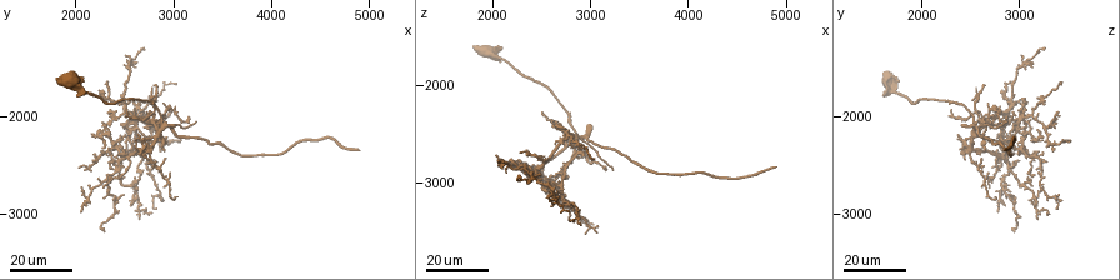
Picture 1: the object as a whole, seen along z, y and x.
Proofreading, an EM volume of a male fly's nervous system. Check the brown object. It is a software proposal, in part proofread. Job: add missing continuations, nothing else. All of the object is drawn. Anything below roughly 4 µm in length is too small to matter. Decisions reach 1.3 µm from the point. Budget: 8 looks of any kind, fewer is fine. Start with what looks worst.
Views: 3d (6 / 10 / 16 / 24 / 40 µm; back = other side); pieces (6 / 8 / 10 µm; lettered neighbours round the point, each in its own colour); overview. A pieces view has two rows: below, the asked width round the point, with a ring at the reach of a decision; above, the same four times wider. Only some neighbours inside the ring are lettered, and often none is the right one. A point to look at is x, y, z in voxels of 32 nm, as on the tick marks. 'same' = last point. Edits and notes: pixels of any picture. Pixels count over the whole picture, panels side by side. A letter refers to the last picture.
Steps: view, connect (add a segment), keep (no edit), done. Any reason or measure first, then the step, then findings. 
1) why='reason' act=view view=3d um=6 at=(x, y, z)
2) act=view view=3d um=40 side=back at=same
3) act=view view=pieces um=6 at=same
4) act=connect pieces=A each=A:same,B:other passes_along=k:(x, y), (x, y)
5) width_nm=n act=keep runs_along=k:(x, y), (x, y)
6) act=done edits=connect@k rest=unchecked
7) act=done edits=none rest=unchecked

why='end of a long branch' act=view view=3d um=16 at=(4900, 2360, 2820)

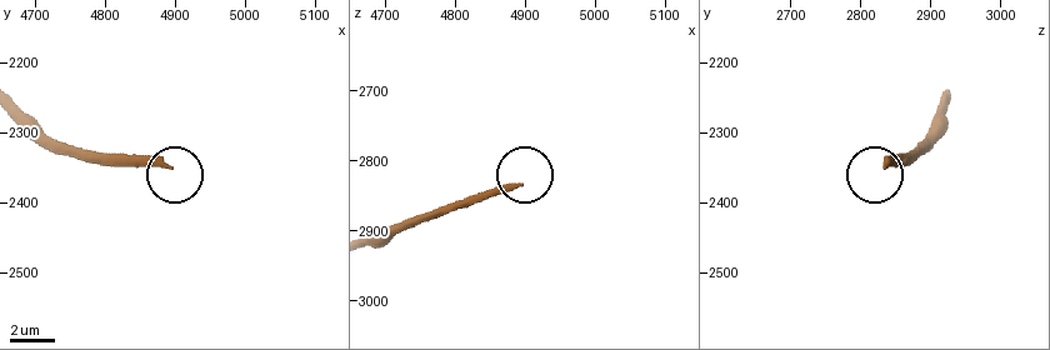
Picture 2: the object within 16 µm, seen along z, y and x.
act=view view=pieces um=10 at=(4890, 2350, 2835)

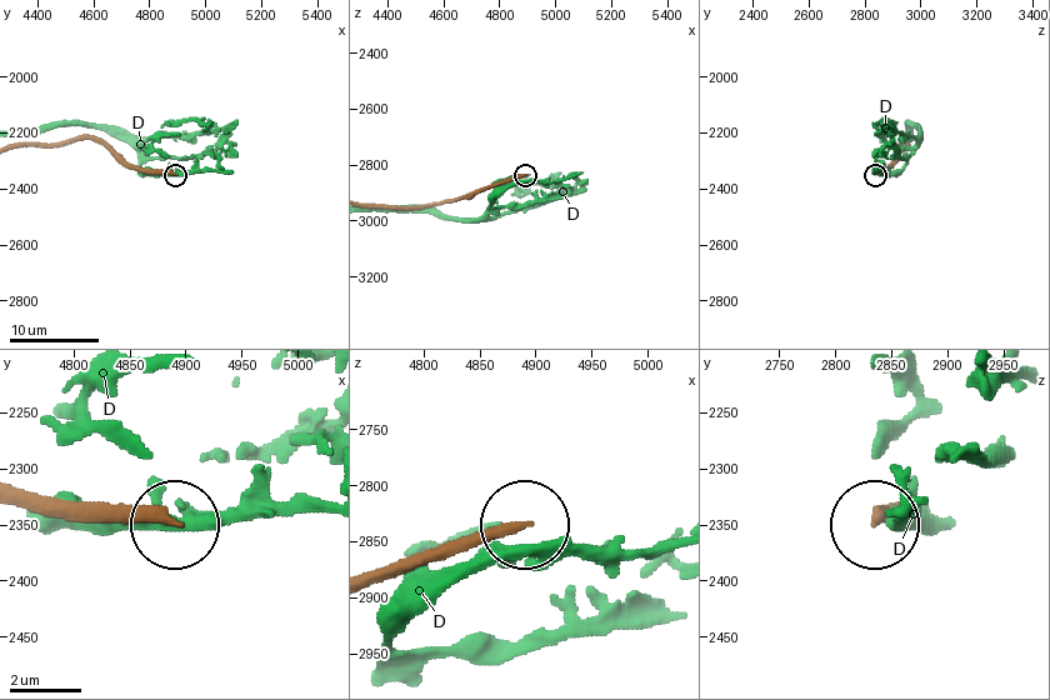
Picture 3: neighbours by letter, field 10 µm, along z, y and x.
act=keep each=D:other runs_along=3:(20, 489), (169, 519) found='no lettered segment goes on from it'

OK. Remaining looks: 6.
why='free end' act=view view=3d um=24 at=(2720, 2200, 2820)

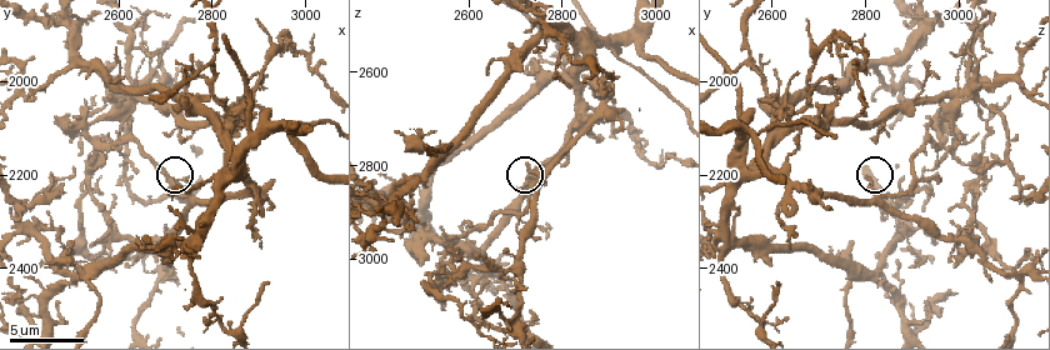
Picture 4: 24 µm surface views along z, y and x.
act=view view=pieces um=8 at=(2725, 2225, 2800)

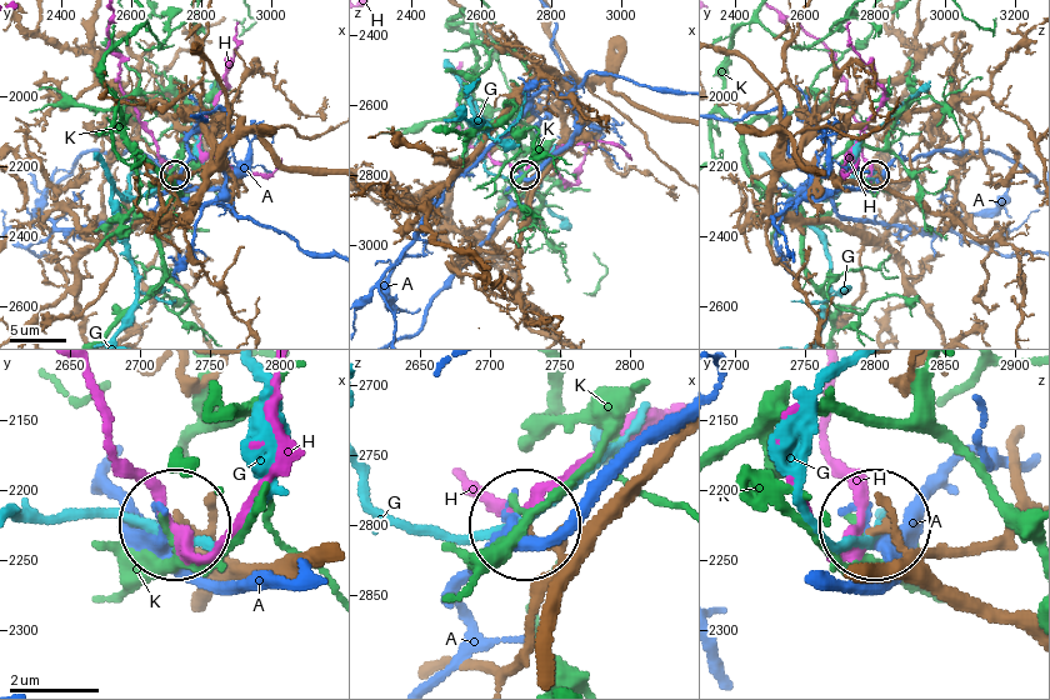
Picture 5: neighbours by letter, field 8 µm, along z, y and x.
act=keep each=A:other,G:other,H:other,K:other found='no lettered segment goes on from it'

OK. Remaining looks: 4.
why='an open end' act=view view=3d um=16 at=(2060, 1640, 1760)

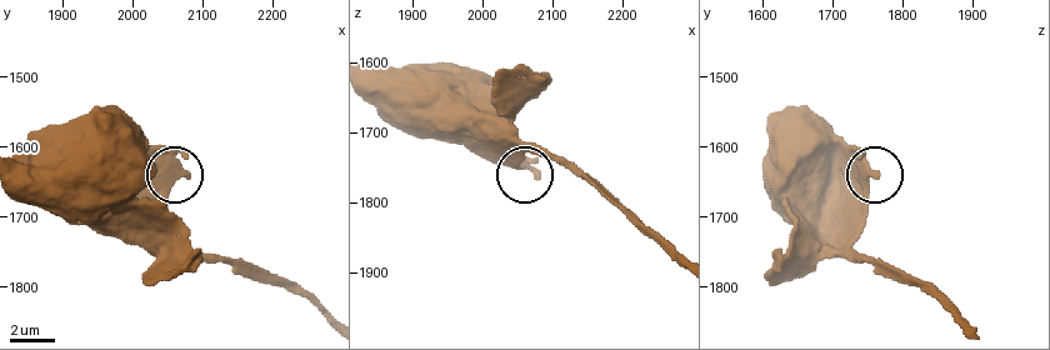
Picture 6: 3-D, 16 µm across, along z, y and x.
why='what lies round it' act=view view=pieces um=8 at=(2075, 1635, 1765)

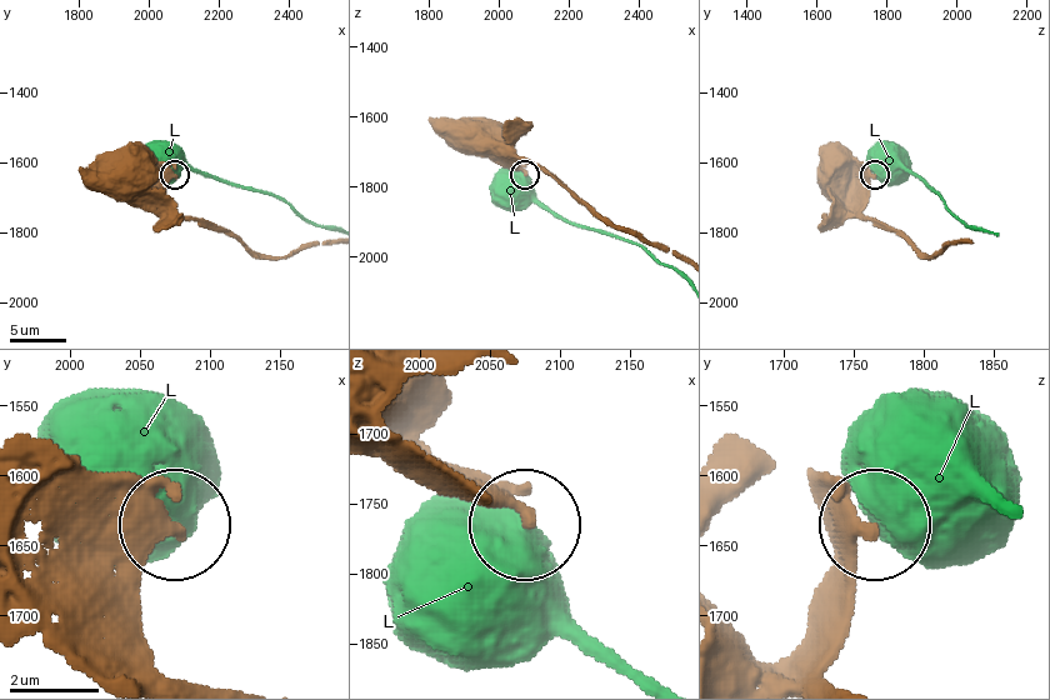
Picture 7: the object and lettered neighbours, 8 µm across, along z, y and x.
act=keep each=L:other runs_along=7:(808, 478), (875, 526) found='no lettered segment goes on from it'

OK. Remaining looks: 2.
why='end of a long branch' act=view view=3d um=16 at=(2720, 1300, 3220)

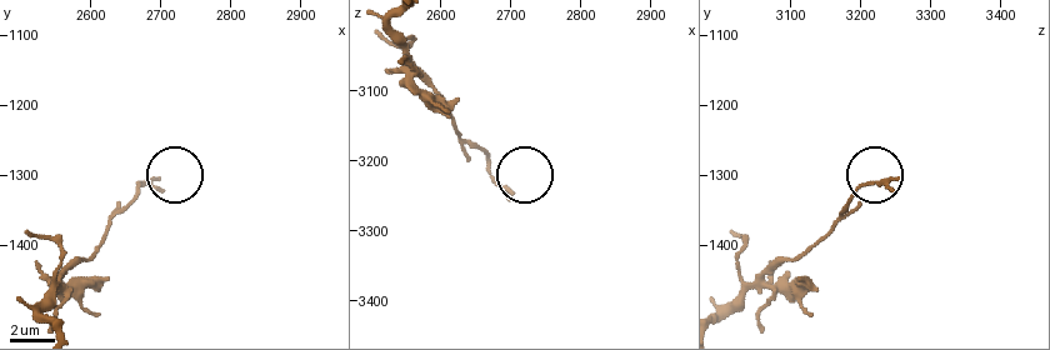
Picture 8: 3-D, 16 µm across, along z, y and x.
why='see the neighbours' act=view view=pieces um=8 at=(2695, 1305, 3255)

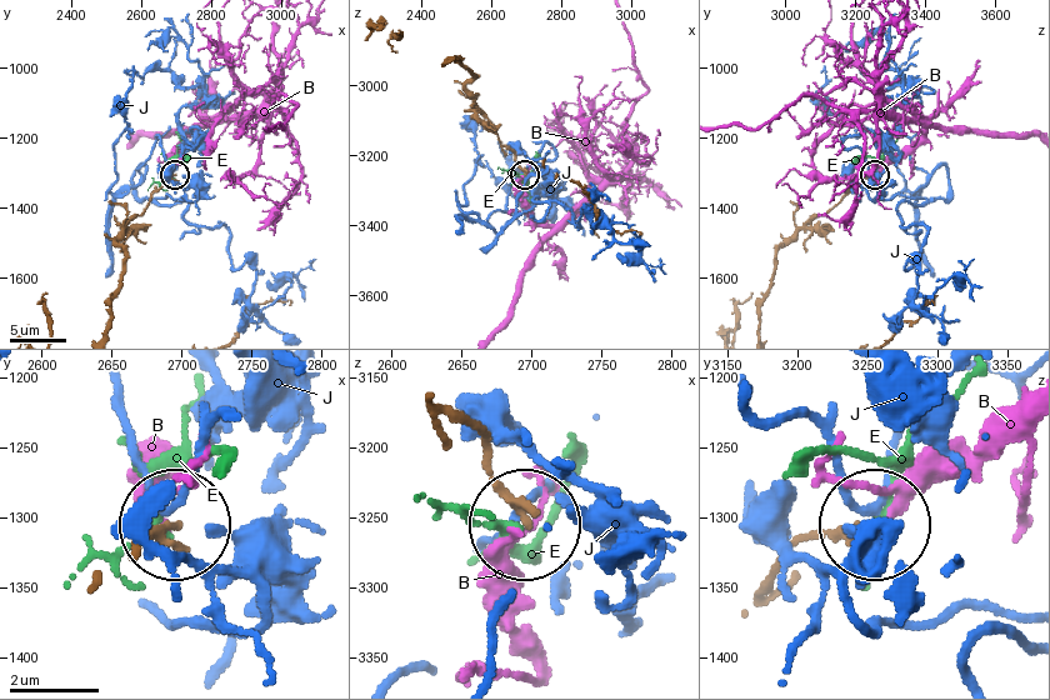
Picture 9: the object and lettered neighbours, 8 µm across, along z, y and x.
act=keep each=B:other,E:other,J:other runs_along=9:(110, 311), (124, 268), (116, 238), (174, 175) found='none of them fits'

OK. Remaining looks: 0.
act=done edits=none rest=unchecked

